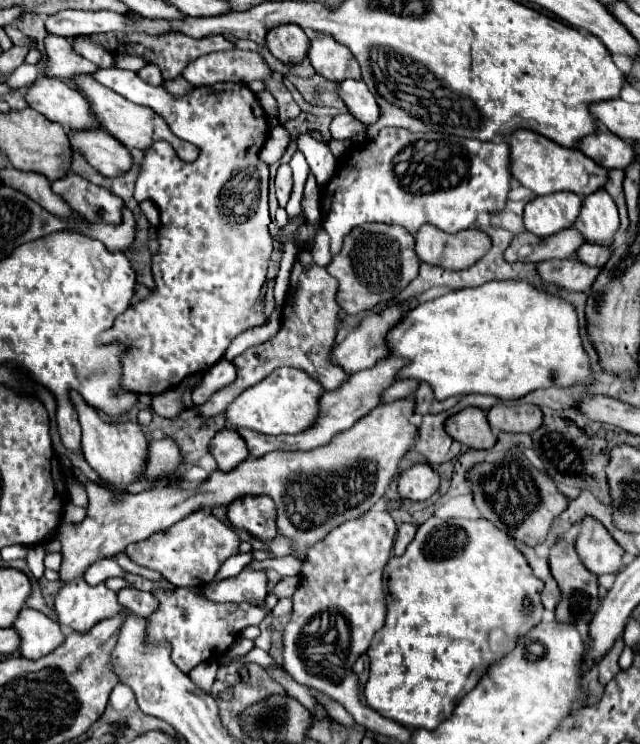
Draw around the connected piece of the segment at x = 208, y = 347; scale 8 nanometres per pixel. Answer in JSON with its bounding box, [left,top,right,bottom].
[93,69,273,395]

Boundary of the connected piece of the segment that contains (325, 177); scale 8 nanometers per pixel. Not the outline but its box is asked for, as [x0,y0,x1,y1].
[297,135,337,185]

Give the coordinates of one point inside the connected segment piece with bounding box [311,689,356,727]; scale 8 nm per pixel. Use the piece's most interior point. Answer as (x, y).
(336, 711)

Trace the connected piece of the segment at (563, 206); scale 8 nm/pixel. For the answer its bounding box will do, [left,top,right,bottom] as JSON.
[525,193,581,237]

